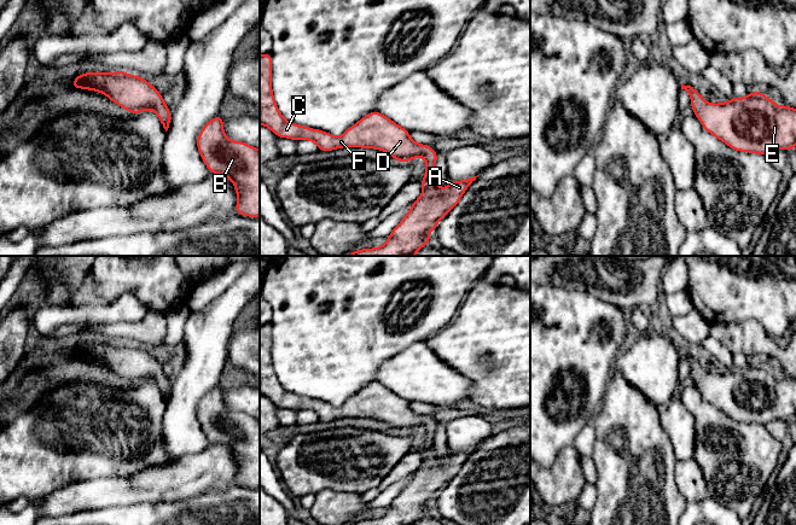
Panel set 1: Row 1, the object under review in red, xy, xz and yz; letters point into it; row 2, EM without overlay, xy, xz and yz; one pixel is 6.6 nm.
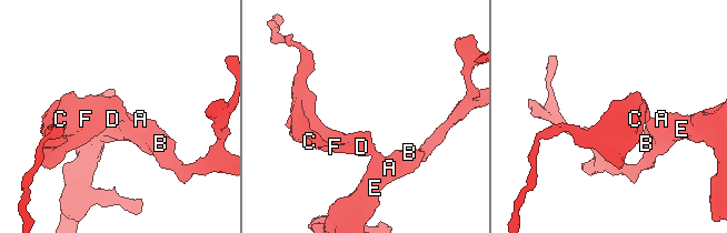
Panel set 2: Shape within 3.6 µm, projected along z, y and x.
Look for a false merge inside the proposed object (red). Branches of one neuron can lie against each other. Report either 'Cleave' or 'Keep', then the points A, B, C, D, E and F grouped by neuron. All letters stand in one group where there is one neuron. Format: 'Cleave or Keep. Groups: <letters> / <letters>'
Keep. Groups: A B C D E F

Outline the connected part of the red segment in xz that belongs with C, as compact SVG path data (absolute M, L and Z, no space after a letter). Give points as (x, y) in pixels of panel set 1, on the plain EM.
M266 323L260 326L260 395L268 397L278 408L289 408L291 410L312 410L314 412L319 421L332 421L341 418L364 418L376 419L388 422L396 432L409 432L417 427L425 428L426 442L424 449L420 450L423 462L420 467L412 473L411 480L405 485L402 491L393 500L388 507L387 513L383 517L374 519L362 519L353 521L349 525L414 525L419 519L428 515L432 509L428 507L430 502L434 502L438 491L445 488L460 471L466 459L476 450L477 447L463 450L451 451L447 459L437 456L434 448L434 439L438 424L432 420L431 416L414 413L408 401L397 396L395 392L385 387L378 381L362 387L354 396L348 398L341 407L331 406L324 401L310 399L306 396L294 395L286 391L273 368L273 361L271 355L272 346L272 325Z

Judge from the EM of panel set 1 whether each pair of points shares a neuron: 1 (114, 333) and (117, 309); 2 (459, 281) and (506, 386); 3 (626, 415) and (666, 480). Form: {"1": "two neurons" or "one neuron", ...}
{"1": "two neurons", "2": "two neurons", "3": "one neuron"}

